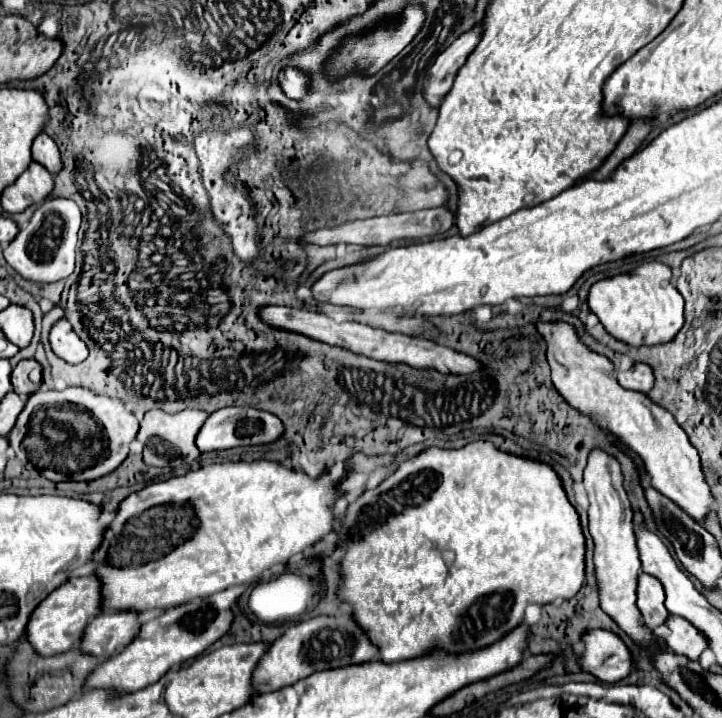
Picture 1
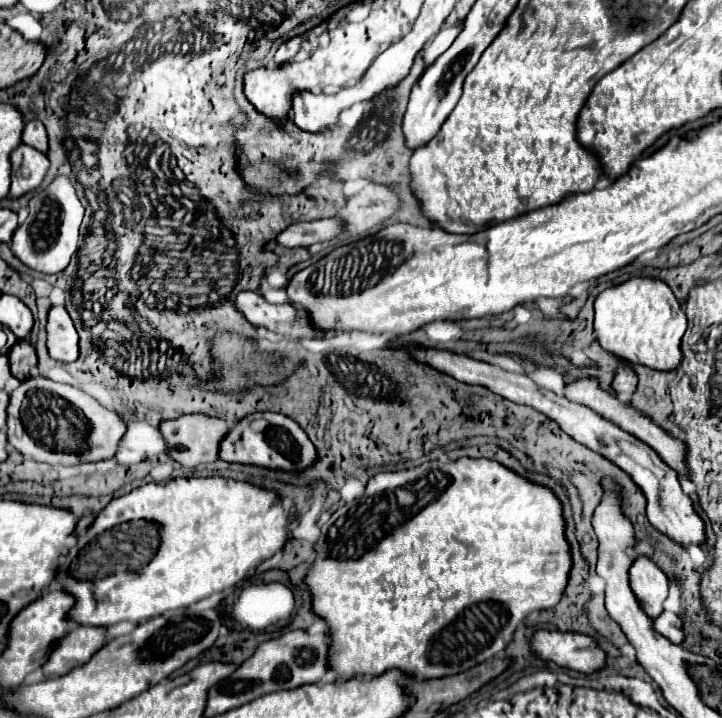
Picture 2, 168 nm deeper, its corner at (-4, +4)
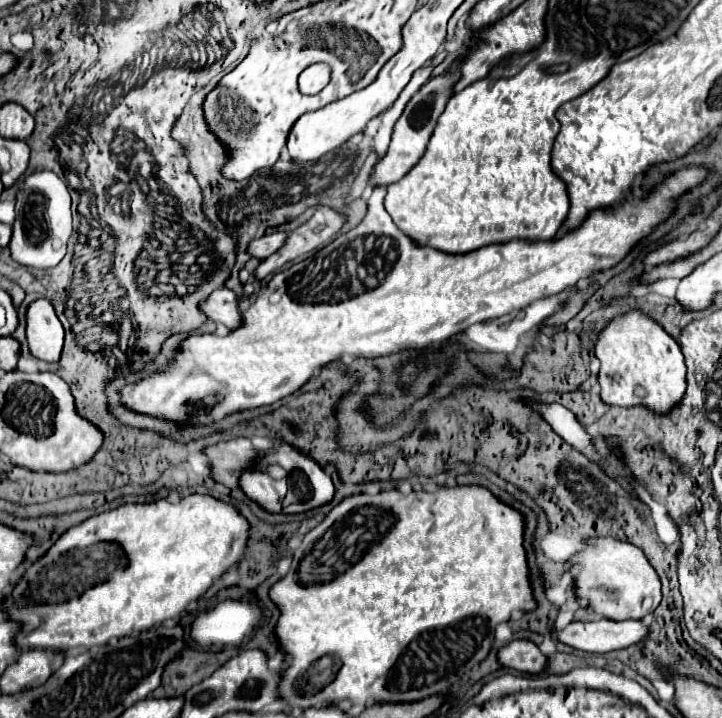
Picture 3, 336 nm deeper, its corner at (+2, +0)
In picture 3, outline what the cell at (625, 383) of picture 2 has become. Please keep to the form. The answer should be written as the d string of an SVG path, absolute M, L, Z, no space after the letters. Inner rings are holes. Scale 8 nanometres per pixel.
M629 311L623 317L617 317L615 321L611 321L599 335L599 341L595 344L595 355L601 361L601 369L599 369L599 385L601 385L601 399L607 405L617 405L617 407L637 407L643 405L647 409L651 409L657 415L669 415L683 399L685 395L685 363L683 363L683 353L679 343L665 333L665 329L655 323L653 319L649 319L647 315L643 315L641 311ZM617 371L627 371L627 375L617 375Z

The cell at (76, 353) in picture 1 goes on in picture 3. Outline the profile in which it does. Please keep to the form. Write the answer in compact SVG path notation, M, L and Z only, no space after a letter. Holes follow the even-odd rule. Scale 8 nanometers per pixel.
M41 297L29 303L25 319L27 319L25 335L27 335L31 355L49 363L59 361L65 331L55 315L49 297Z

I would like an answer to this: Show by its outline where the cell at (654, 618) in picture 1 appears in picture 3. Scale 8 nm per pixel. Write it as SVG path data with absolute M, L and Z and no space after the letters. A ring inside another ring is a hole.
M589 537L585 547L569 559L571 569L579 565L579 571L571 573L573 577L573 593L585 603L595 615L625 621L625 619L643 619L653 613L661 603L661 581L647 561L645 553L625 541L607 539L607 537Z

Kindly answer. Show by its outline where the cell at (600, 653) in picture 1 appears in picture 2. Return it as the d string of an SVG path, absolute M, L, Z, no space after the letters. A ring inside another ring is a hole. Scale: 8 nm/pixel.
M541 629L531 637L531 647L541 659L585 675L597 673L607 665L607 653L601 649L595 637L585 633Z

